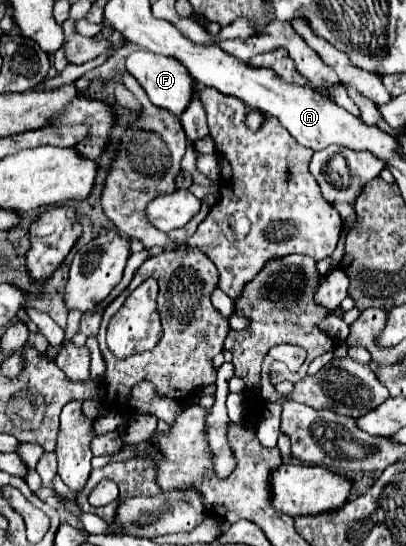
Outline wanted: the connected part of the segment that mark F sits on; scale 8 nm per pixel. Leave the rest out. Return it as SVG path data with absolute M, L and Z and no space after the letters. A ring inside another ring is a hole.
M136 49L126 59L126 71L144 87L144 91L148 93L148 97L154 105L164 107L164 109L172 111L174 115L182 115L182 111L186 109L186 105L192 97L192 83L194 81L178 59L156 55L152 51L144 51L144 49Z

